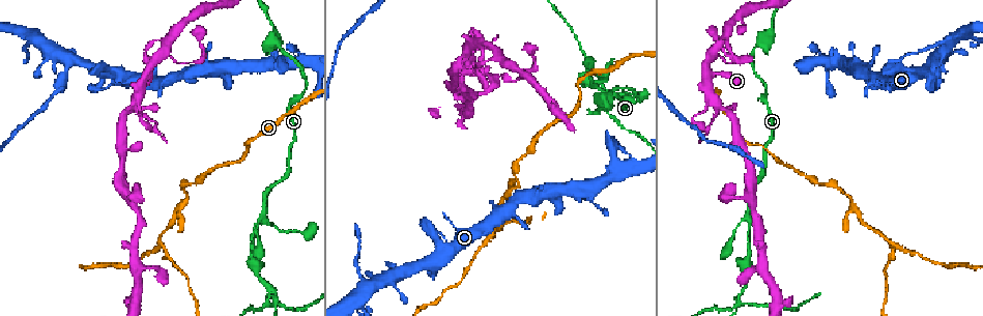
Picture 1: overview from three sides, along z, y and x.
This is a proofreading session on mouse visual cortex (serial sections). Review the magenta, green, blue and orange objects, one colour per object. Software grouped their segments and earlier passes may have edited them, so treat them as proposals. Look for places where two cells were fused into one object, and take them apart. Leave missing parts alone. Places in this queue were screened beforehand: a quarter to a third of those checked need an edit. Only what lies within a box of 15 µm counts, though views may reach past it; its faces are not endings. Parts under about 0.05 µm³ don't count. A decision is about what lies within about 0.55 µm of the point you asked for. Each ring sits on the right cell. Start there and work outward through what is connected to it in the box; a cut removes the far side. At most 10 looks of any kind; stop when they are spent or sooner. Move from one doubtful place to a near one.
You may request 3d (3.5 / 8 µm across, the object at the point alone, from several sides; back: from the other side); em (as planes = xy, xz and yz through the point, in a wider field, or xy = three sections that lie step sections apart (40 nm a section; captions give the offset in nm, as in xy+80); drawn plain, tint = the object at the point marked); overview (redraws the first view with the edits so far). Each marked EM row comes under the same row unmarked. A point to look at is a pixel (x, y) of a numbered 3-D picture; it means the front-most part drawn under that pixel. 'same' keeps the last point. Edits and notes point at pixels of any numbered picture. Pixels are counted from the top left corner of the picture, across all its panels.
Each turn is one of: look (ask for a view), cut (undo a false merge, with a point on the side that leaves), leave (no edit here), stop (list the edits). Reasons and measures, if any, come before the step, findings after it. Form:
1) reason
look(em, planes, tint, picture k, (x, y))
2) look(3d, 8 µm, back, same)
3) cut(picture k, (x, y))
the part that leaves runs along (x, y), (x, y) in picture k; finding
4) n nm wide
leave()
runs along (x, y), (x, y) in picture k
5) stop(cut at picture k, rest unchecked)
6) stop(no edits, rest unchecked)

three arms meet
look(3d, 3.5 µm, back, picture 1, (178, 207))

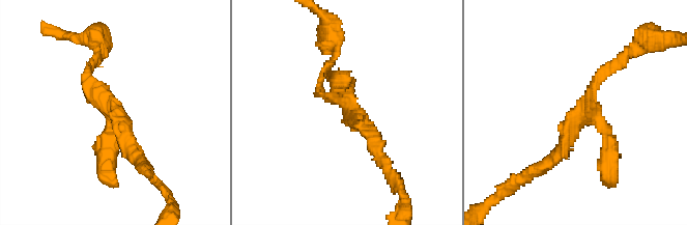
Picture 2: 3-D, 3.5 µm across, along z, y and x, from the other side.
3 arms; arms of 150, 200, 300 nm; now the EM
look(em, xy, step 5, tint, picture 2, (344, 102))

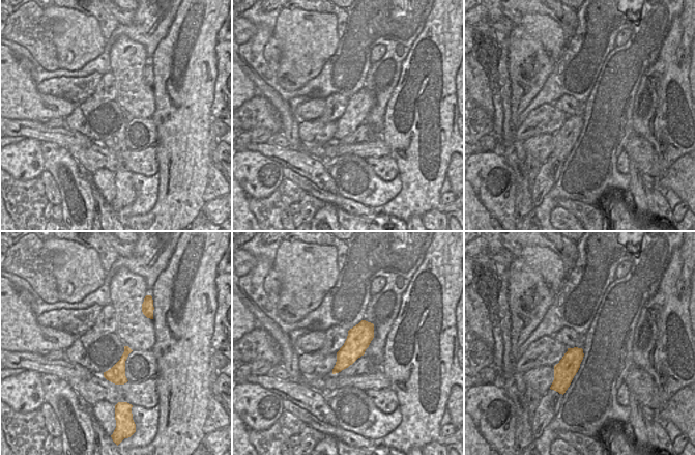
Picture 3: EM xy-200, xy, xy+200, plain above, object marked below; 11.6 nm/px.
look(em, xy, step 2, tint, same)

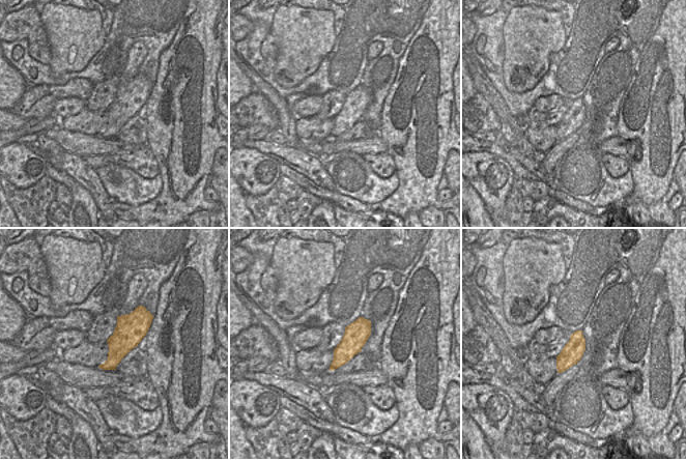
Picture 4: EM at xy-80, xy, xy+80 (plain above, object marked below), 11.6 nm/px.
leave()
runs along (619, 61), (595, 80), (590, 106), (552, 160) in picture 2; one cell here

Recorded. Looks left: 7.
thin arm on a thick one
look(3d, 3.5 µm, picture 1, (943, 39))

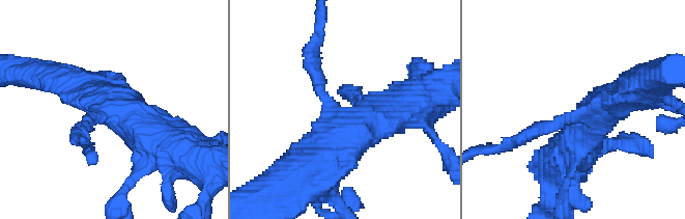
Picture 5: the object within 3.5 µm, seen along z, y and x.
3 arms; arms of 200, 500, 600 nm; now the EM
look(em, xy, step 5, tint, picture 5, (101, 110))

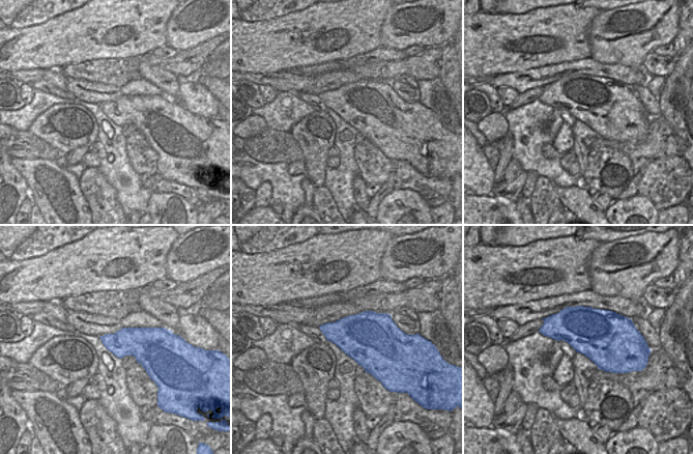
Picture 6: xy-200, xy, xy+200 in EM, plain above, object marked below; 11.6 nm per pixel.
cut(picture 5, (522, 135))
the part that leaves runs along (557, 124), (488, 149) in picture 5; a second cell is stuck on

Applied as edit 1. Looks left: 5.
thin arm on a thick one
look(3d, 3.5 µm, picture 1, (714, 52))

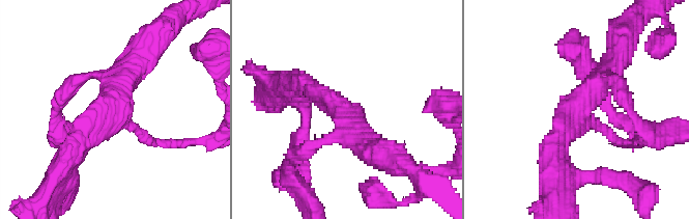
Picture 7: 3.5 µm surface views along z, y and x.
3 arms; arms of 150, 350, 400 nm
look(em, planes, tint, picture 7, (575, 113))

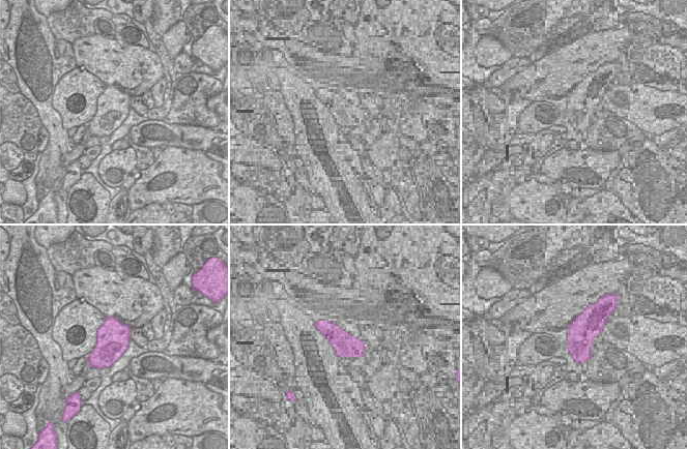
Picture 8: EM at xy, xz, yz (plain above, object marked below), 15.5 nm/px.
cut it another way
look(em, xy, step 5, tint, same)

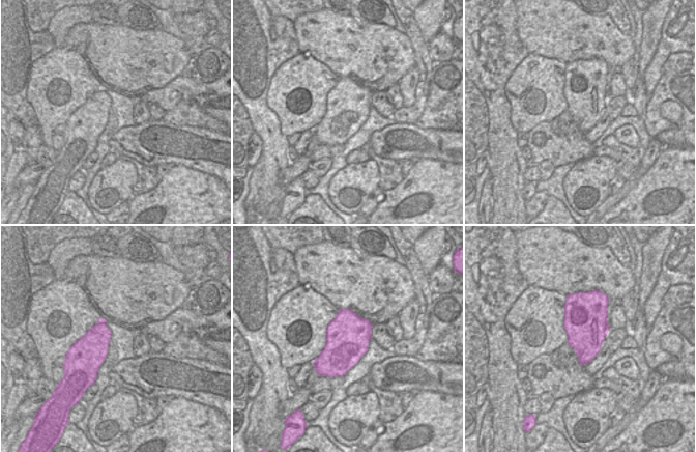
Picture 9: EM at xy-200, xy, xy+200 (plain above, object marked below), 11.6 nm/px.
500 nm wide
leave()
runs along (66, 163), (108, 112), (136, 60) in picture 7; one cell here

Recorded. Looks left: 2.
stop(cut at picture 5, rest unchecked)

